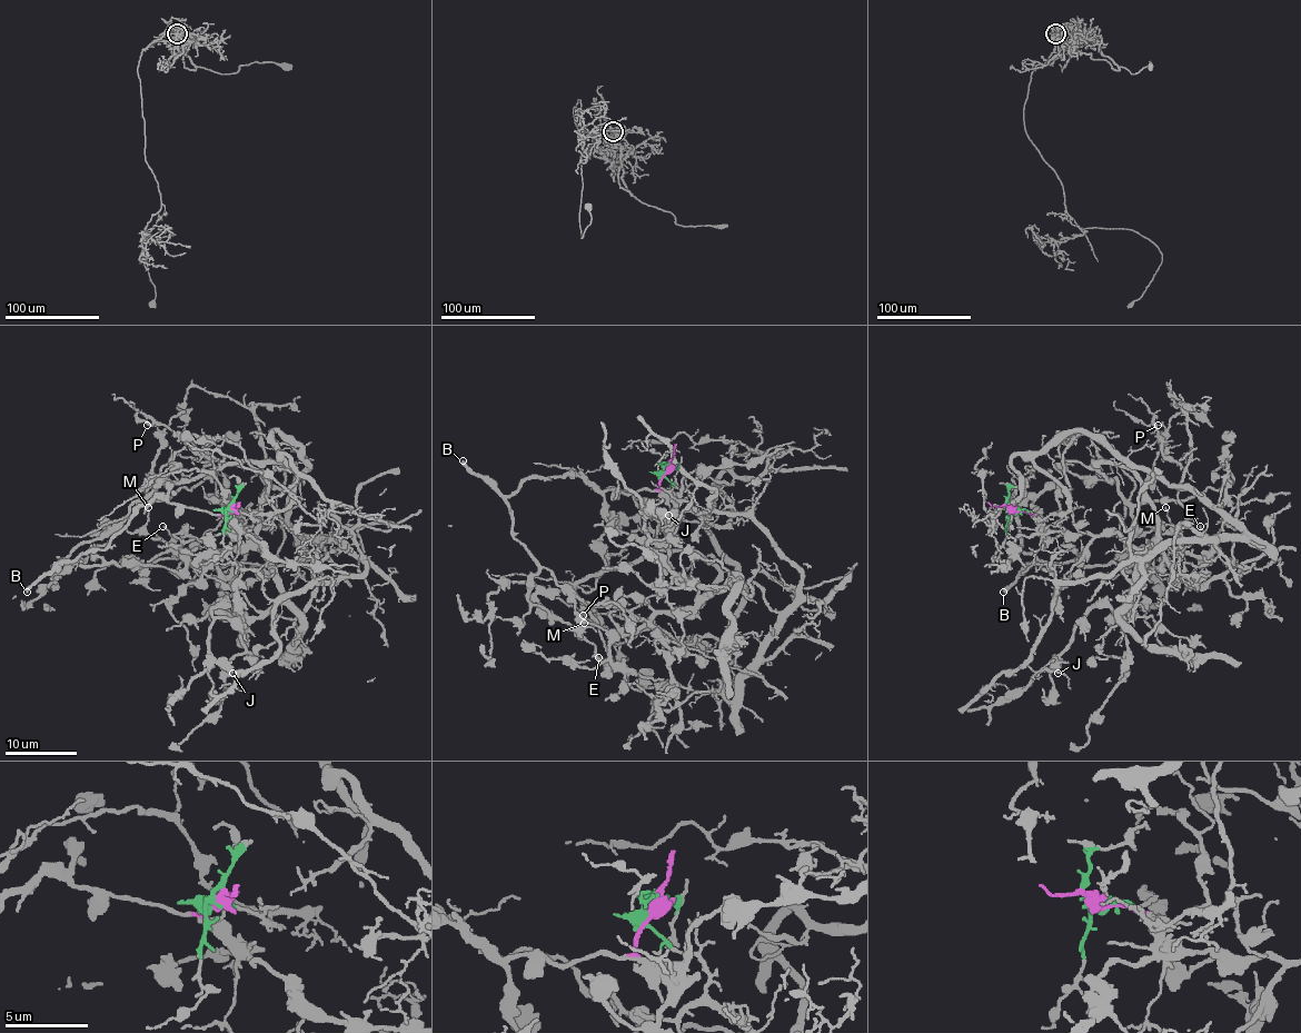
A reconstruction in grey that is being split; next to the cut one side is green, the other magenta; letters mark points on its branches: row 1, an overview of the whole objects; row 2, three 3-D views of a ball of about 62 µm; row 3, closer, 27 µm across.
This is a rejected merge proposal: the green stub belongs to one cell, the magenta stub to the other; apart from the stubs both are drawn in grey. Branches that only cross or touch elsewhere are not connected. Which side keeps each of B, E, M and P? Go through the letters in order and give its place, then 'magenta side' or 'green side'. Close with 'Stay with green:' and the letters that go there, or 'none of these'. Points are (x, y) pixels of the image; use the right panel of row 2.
B: at (1003, 592); magenta side
E: at (1200, 526); magenta side
M: at (1165, 507); magenta side
P: at (1158, 425); green side
Stay with green: P

